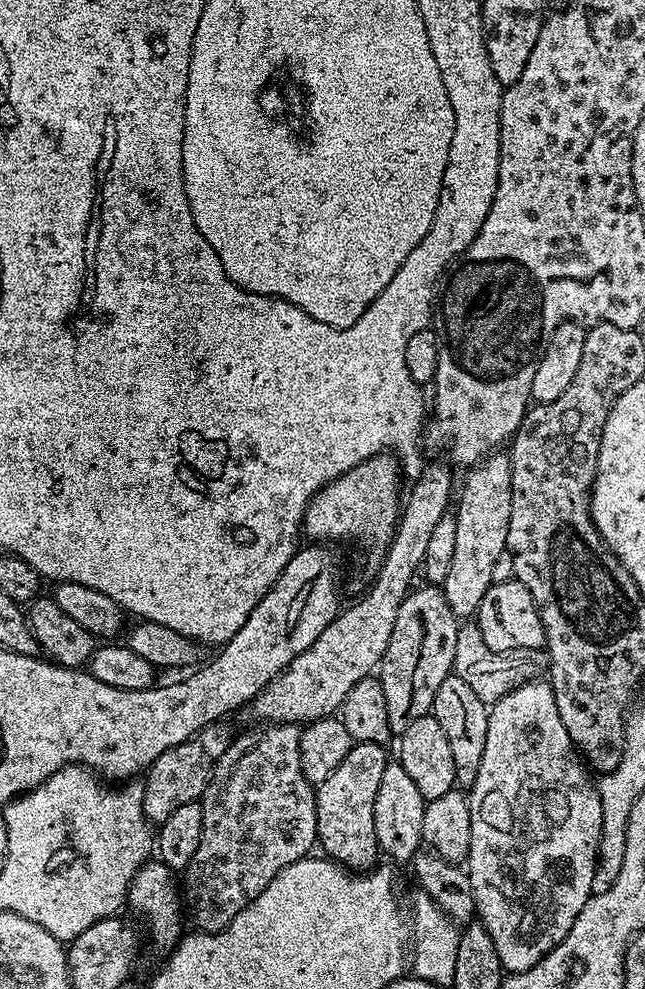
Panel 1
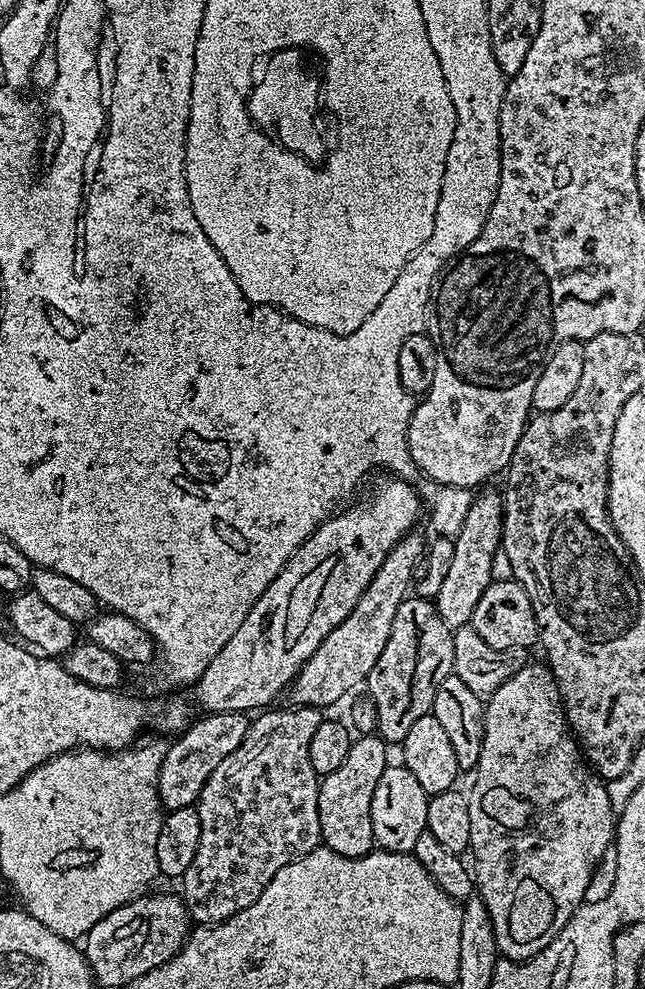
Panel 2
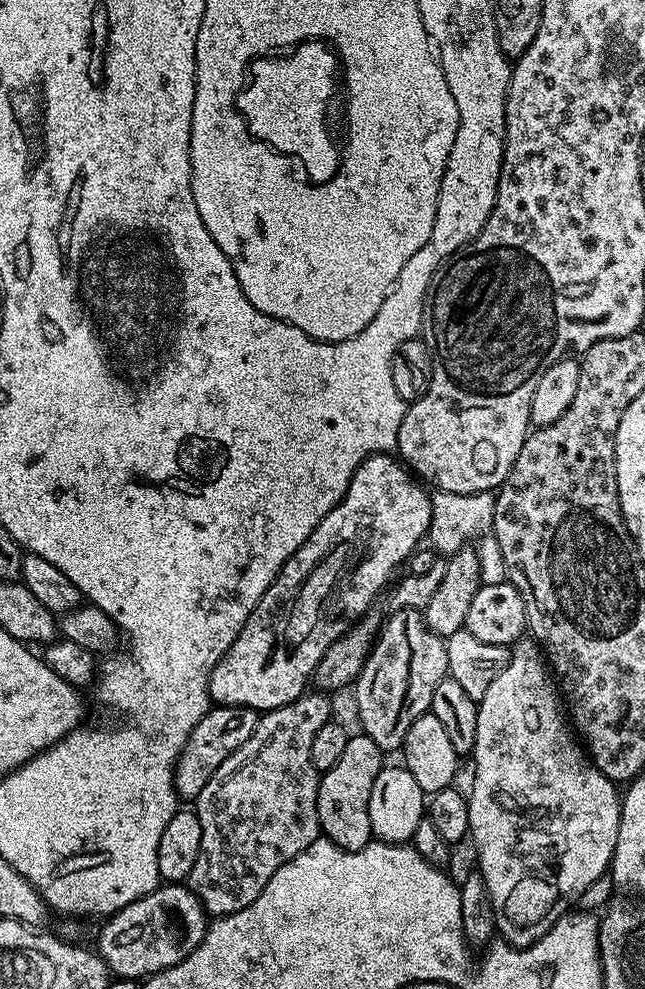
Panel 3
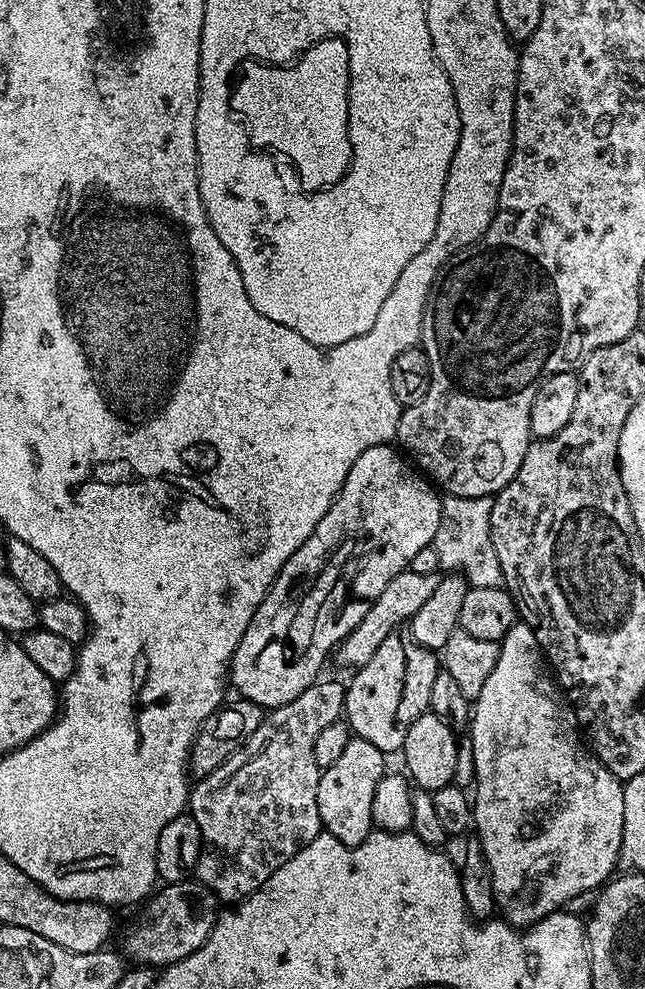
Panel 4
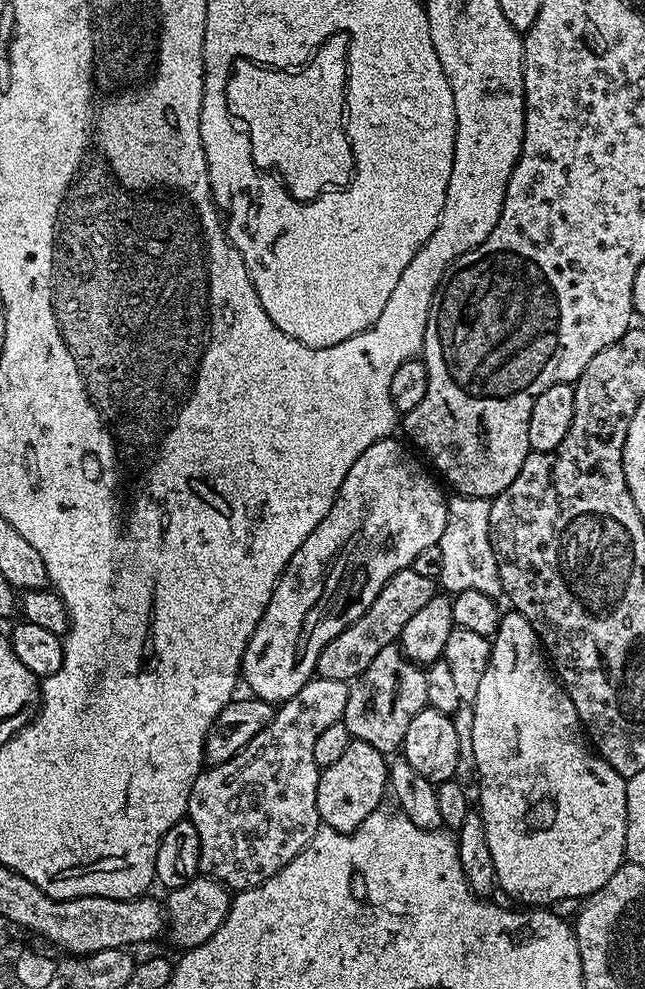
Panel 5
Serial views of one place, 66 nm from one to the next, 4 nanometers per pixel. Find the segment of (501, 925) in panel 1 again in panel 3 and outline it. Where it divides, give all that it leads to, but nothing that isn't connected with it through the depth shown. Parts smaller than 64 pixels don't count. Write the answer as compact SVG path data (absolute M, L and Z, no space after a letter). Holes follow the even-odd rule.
M524 638L511 649L508 665L505 666L490 682L485 696L478 702L478 730L476 731L476 777L472 780L470 791L470 841L476 847L476 860L480 876L486 882L486 890L490 890L490 902L494 902L494 918L499 939L513 948L528 948L542 938L579 901L581 894L598 877L609 871L614 854L614 846L618 842L618 826L620 825L621 793L617 785L602 770L598 770L586 755L581 741L574 735L565 713L562 711L562 696L550 675L549 665L542 655L542 649L537 641Z

